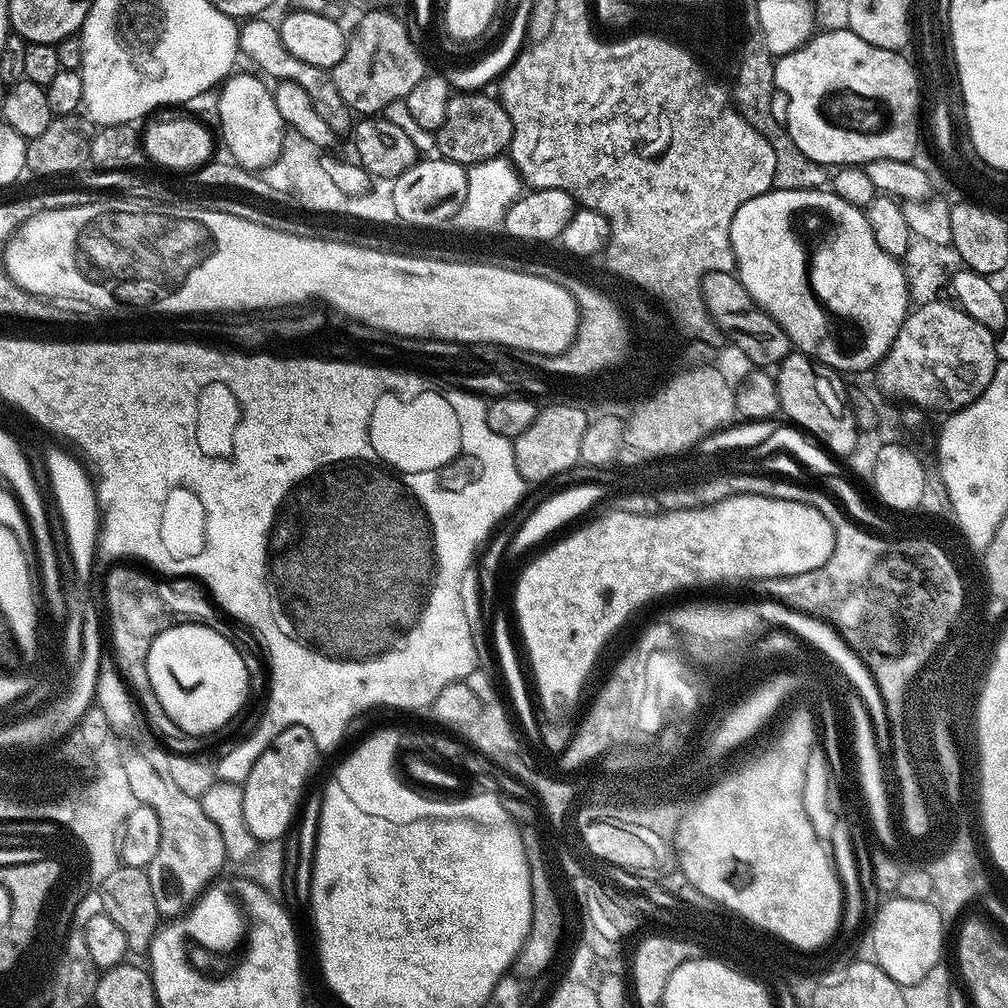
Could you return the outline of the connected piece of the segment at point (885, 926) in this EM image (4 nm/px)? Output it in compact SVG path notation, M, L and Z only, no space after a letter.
M893 895L876 912L872 920L870 938L877 955L876 965L901 986L926 978L936 964L941 963L944 952L944 920L941 909L926 899L911 900Z

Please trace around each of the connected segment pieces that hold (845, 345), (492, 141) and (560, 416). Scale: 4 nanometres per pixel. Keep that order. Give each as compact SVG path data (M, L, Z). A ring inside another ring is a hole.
M773 187L771 192L758 194L758 198L750 198L750 202L738 206L738 214L734 214L734 222L730 222L730 242L736 259L735 275L740 277L742 286L746 286L750 298L754 298L758 307L766 314L770 314L770 318L774 318L774 322L778 322L782 330L786 330L795 351L813 357L817 364L825 364L827 368L845 374L844 372L864 372L867 368L875 369L890 350L899 328L903 326L903 320L907 318L910 311L909 283L905 265L897 257L886 254L882 246L878 246L874 238L874 230L870 230L865 209L850 206L850 202L842 202L842 198L838 198L838 194L830 190Z
M460 90L446 106L446 122L436 132L436 152L455 164L471 166L504 156L512 146L510 112L505 110L495 95L483 96L480 90Z
M575 403L552 404L549 408L541 407L534 422L514 438L514 462L518 462L518 474L532 486L543 485L550 478L572 472L578 464L581 432L585 430L585 414Z

